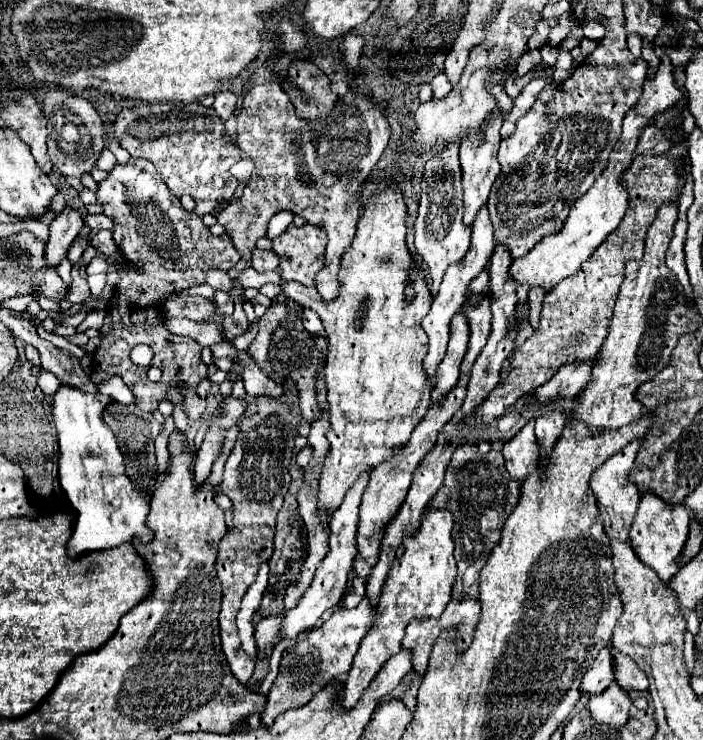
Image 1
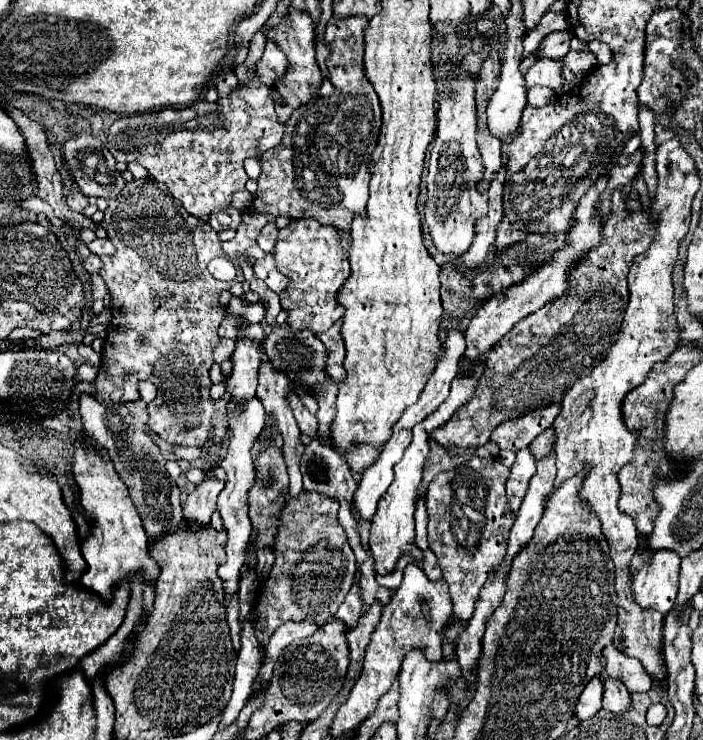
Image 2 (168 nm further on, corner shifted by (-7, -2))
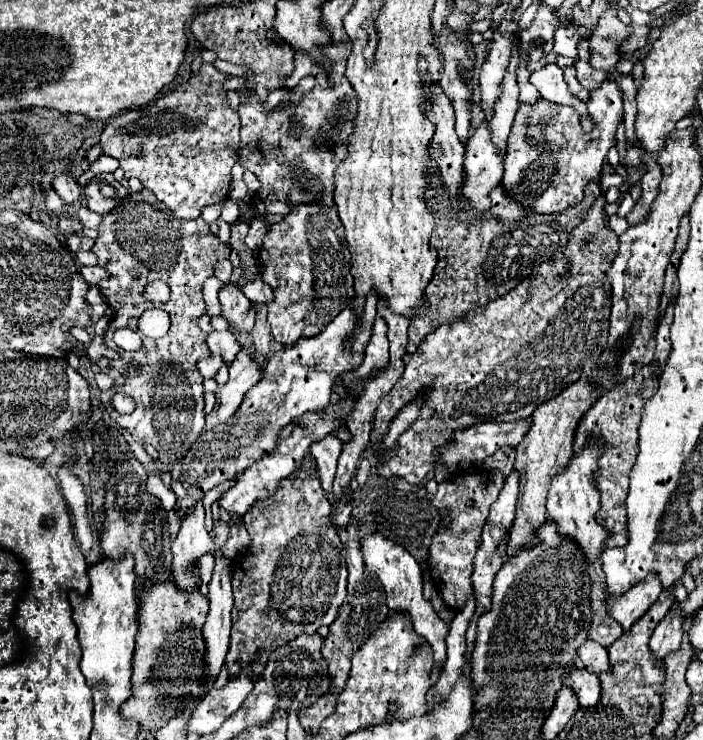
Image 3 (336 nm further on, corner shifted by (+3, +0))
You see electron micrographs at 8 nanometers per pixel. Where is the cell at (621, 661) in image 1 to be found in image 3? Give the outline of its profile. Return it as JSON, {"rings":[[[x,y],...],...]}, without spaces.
{"rings":[[[588,640],[588,642],[578,650],[578,654],[580,654],[580,660],[584,662],[586,670],[590,670],[590,672],[594,672],[594,674],[602,674],[602,672],[612,670],[610,660],[608,660],[608,650],[606,650],[602,644],[594,642],[594,640]]]}

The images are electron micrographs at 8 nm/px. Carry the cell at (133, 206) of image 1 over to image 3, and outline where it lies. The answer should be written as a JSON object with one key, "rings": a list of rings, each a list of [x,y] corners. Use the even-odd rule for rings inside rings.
{"rings":[[[142,188],[140,192],[130,192],[112,212],[102,216],[92,250],[98,256],[98,266],[110,272],[110,278],[100,280],[98,284],[102,296],[114,312],[110,328],[104,334],[104,342],[108,348],[120,352],[118,360],[102,358],[98,360],[98,366],[112,380],[116,380],[120,372],[128,372],[122,386],[102,390],[100,402],[122,430],[146,444],[152,444],[160,454],[158,460],[176,462],[184,458],[190,444],[204,432],[204,378],[196,366],[200,358],[210,354],[206,334],[198,326],[198,318],[206,312],[202,284],[214,276],[214,266],[230,256],[230,246],[220,244],[202,218],[198,218],[196,224],[178,220],[162,200],[158,200],[148,188]],[[152,280],[164,280],[172,286],[170,300],[158,306],[170,314],[170,330],[158,340],[144,338],[142,348],[136,352],[124,352],[112,342],[112,334],[116,328],[136,330],[136,320],[142,312],[156,308],[156,304],[142,298],[144,286]],[[114,392],[124,392],[136,400],[136,410],[130,416],[118,414],[110,406],[110,396]]]}

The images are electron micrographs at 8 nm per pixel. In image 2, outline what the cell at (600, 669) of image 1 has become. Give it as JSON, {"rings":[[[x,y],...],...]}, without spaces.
{"rings":[[[592,678],[584,692],[580,694],[578,698],[578,704],[574,708],[574,716],[582,722],[582,720],[588,720],[592,716],[596,716],[596,712],[602,708],[602,680],[600,678]]]}

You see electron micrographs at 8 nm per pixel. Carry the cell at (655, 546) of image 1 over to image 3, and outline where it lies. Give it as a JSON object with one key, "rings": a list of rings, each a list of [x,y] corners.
{"rings":[[[650,572],[644,580],[640,580],[636,586],[632,586],[628,592],[622,596],[610,596],[608,602],[608,612],[614,620],[618,620],[626,630],[646,614],[646,610],[656,602],[656,598],[662,594],[664,586],[660,582],[660,576],[656,572]]]}

